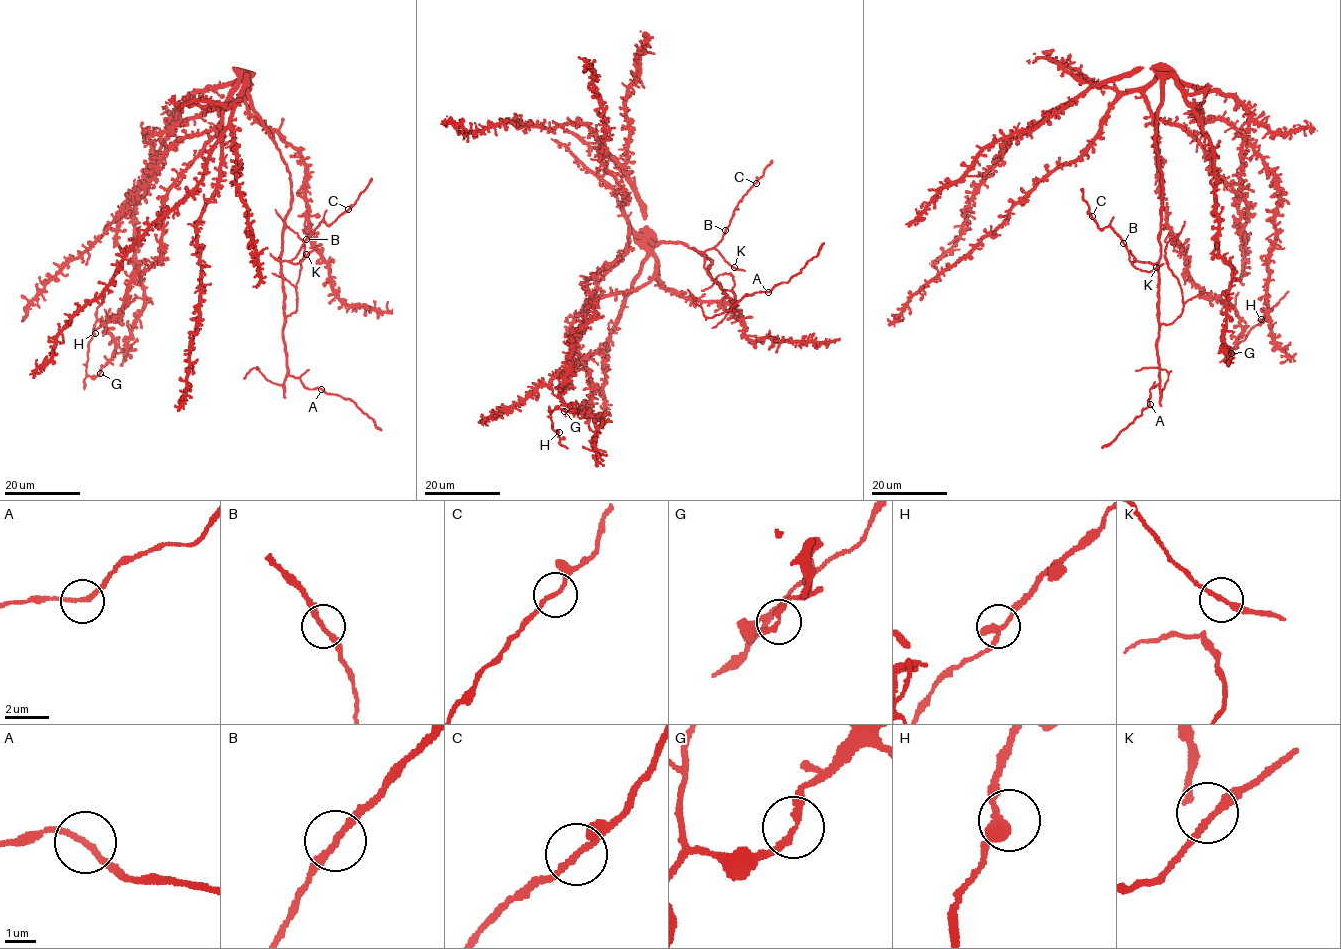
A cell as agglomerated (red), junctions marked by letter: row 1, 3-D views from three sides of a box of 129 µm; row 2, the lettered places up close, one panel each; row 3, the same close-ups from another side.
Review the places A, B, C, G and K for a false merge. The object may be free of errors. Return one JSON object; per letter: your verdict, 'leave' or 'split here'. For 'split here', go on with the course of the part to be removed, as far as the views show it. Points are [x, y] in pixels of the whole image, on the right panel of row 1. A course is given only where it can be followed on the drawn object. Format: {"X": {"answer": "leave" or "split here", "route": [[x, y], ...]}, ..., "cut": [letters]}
{"A": {"answer": "leave"}, "B": {"answer": "leave"}, "C": {"answer": "leave"}, "G": {"answer": "split here", "route": [[1231, 352], [1226, 354], [1288, 291]]}, "K": {"answer": "leave"}, "cut": ["G"]}

